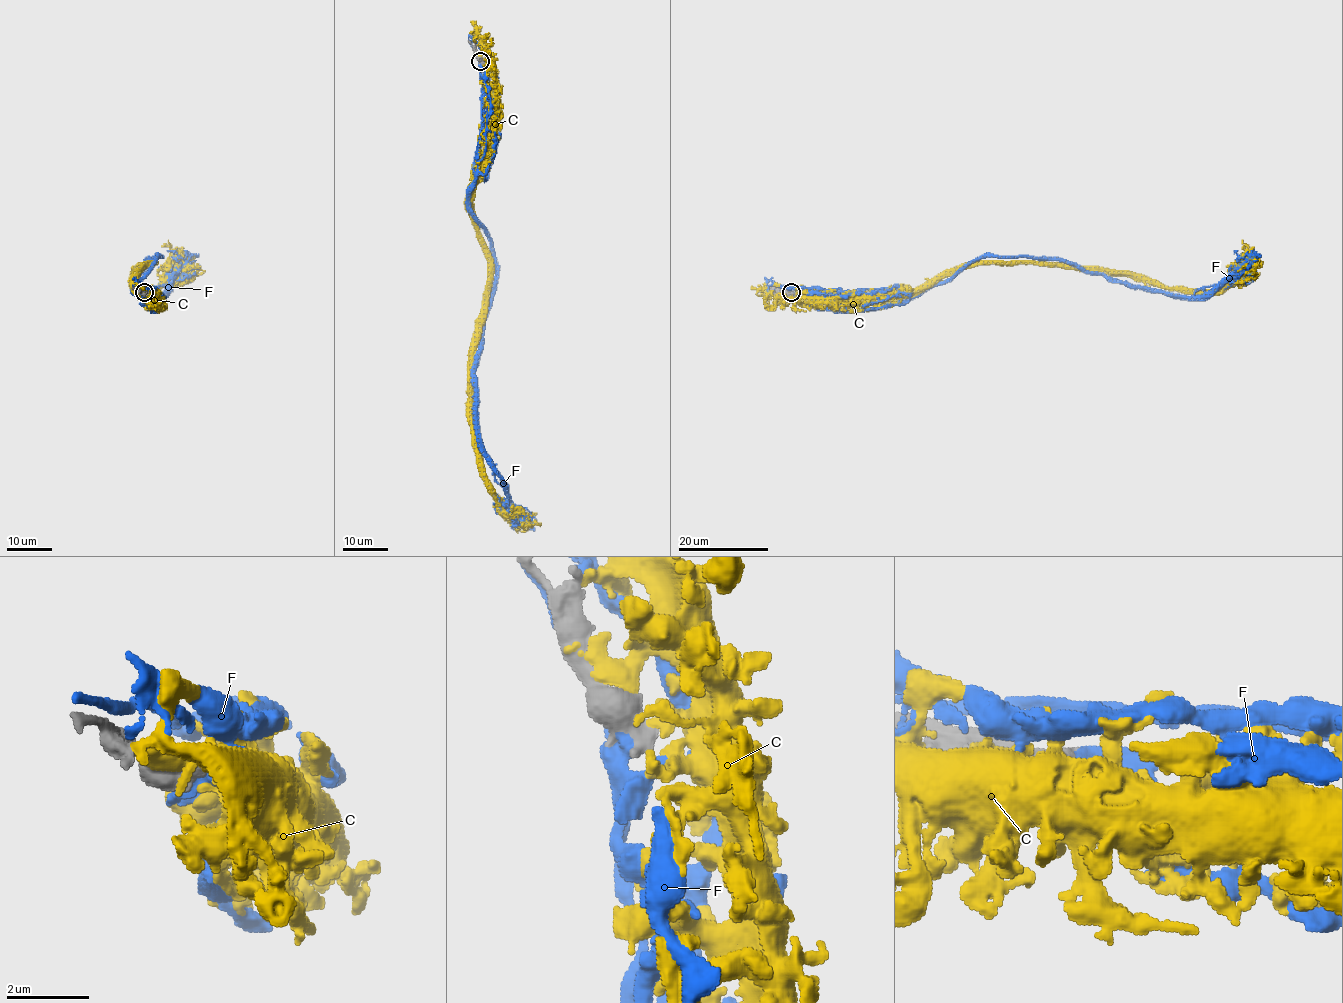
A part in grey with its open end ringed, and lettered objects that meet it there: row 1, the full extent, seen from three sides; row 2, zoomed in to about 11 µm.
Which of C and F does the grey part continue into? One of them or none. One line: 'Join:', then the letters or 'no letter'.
Join: F

